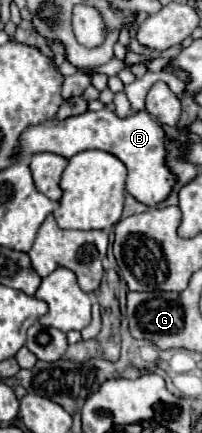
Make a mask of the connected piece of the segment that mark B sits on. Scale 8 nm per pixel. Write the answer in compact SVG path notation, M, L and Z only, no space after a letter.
M104 107L102 111L86 111L82 115L68 117L64 121L52 119L52 121L44 121L40 125L28 127L18 141L20 159L32 153L40 153L40 151L56 153L56 155L70 159L72 155L86 151L86 149L100 149L100 151L116 155L128 169L126 191L144 205L154 207L162 203L176 183L176 177L168 171L164 163L164 157L166 157L164 131L160 123L146 111L140 111L126 119L120 119L110 107Z

